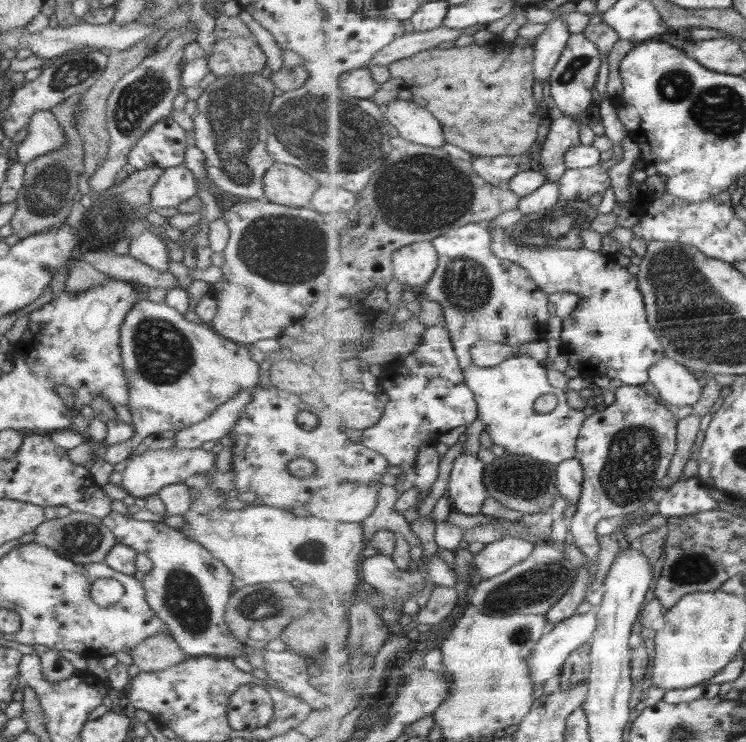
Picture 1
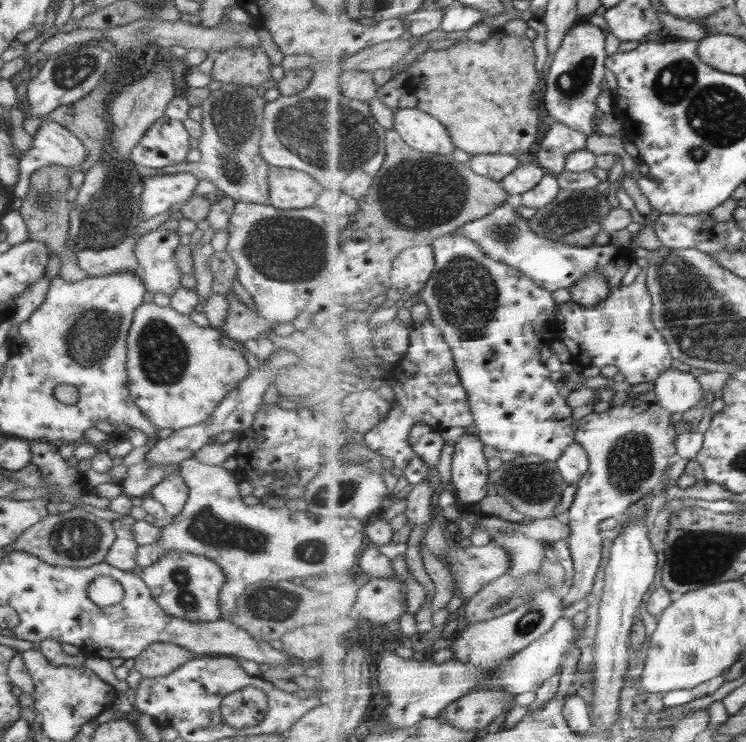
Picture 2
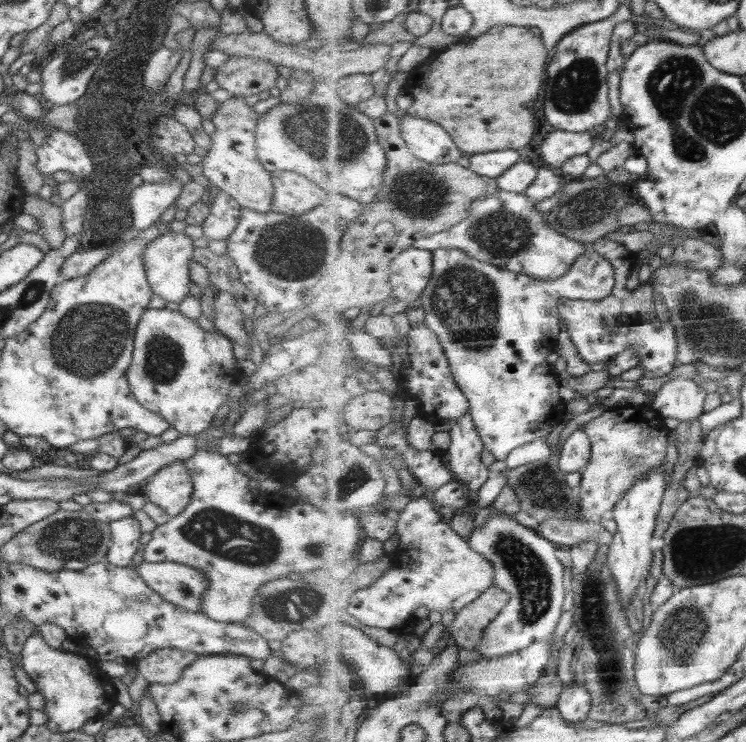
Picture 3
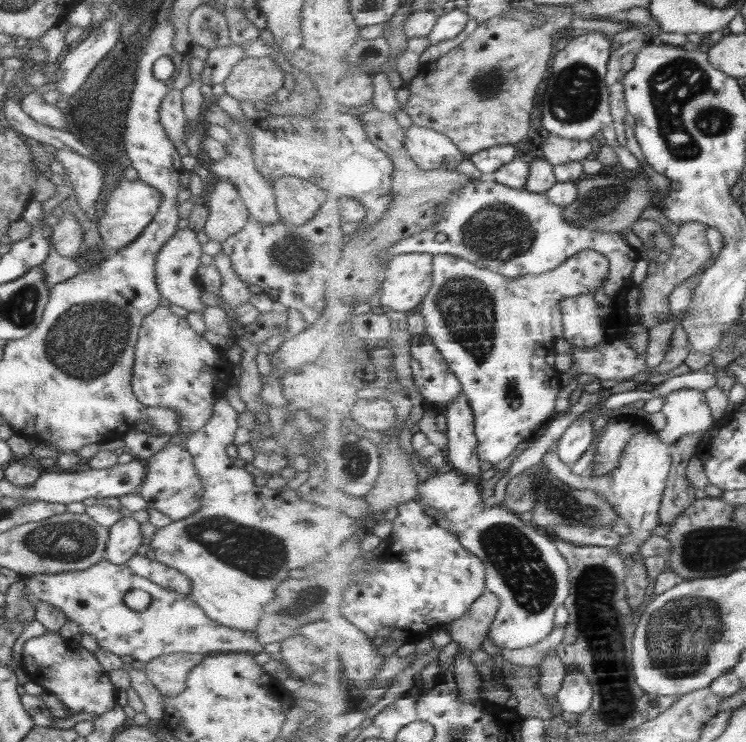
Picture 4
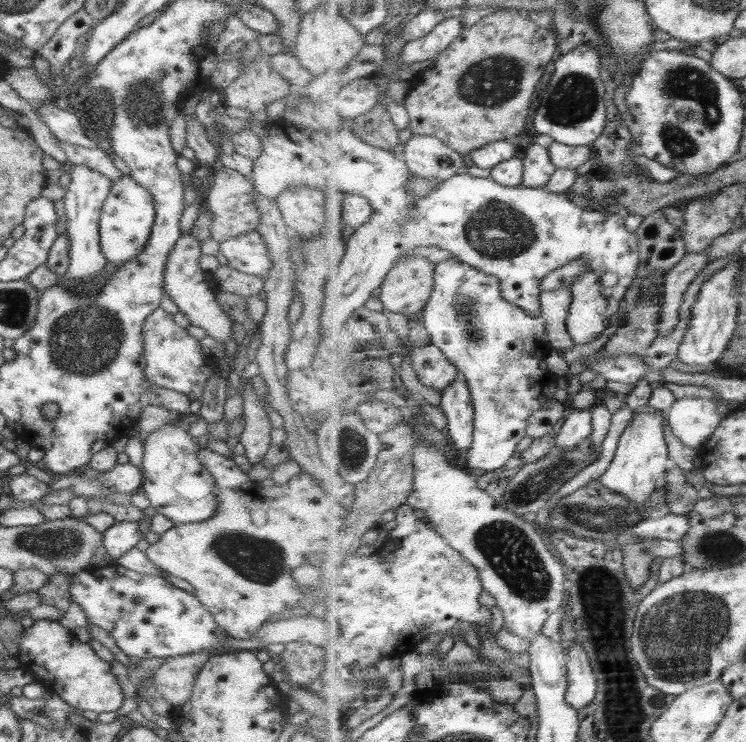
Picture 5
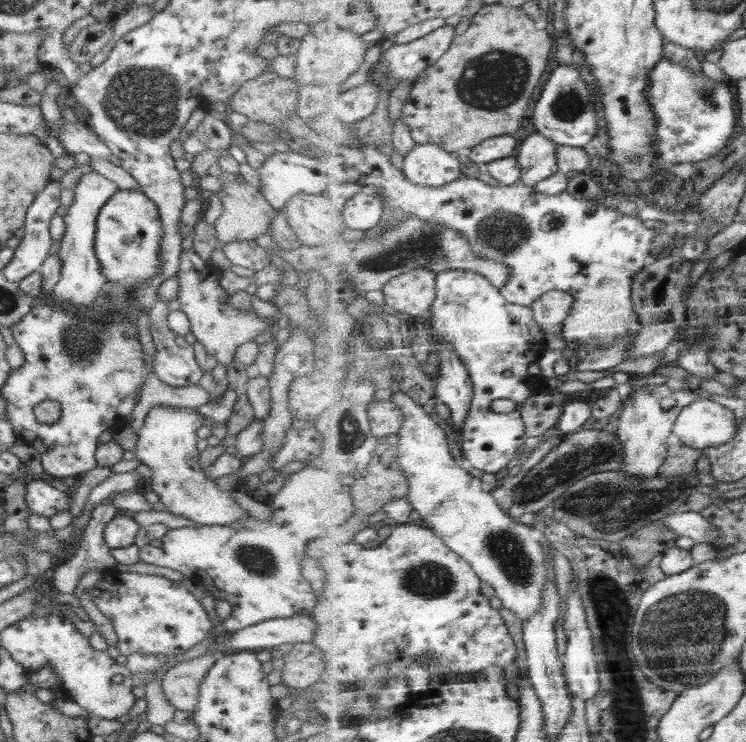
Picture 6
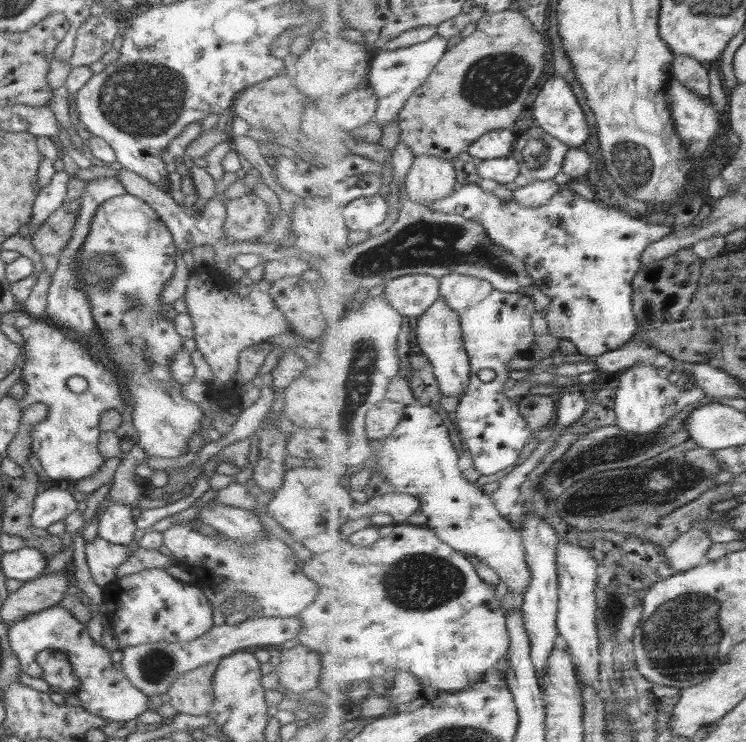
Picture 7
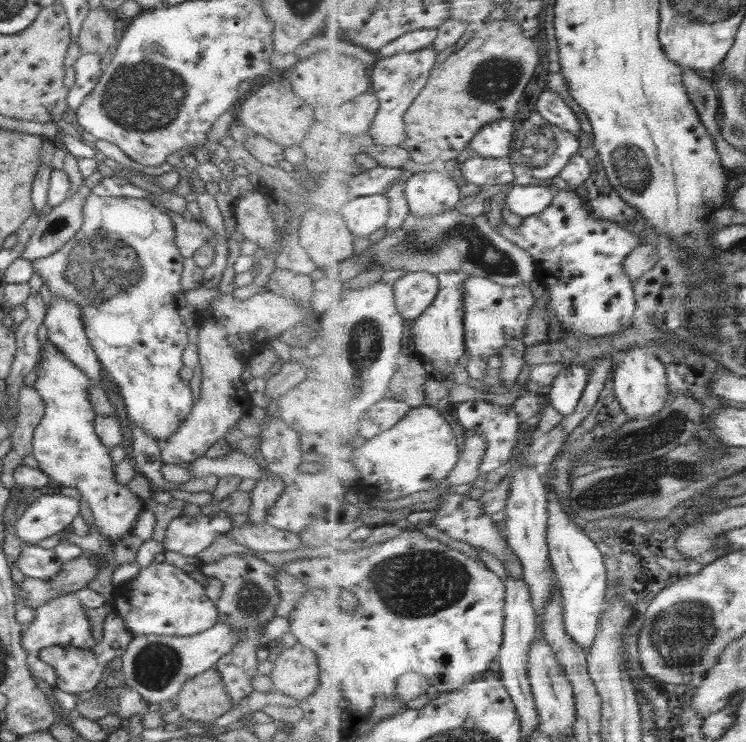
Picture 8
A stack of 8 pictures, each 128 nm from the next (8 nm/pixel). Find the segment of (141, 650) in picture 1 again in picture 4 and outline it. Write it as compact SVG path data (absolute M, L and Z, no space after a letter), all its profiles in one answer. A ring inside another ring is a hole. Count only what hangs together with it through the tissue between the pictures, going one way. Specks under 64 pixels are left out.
M186 653L157 656L146 663L144 671L150 682L165 696L178 696L186 688L186 678L204 656Z

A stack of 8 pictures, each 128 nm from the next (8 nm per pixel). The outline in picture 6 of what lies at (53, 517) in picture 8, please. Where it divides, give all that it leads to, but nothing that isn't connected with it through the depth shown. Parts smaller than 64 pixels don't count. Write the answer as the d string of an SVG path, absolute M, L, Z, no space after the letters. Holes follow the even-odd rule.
M44 480L28 482L26 503L34 514L50 518L56 512L70 510L71 502L65 492L56 489Z

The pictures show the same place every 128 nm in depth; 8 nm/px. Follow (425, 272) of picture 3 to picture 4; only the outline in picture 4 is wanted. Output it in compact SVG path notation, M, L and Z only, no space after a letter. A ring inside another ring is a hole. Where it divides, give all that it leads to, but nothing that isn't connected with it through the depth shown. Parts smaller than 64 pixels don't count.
M428 252L400 254L384 276L384 294L378 303L396 311L416 310L434 284L435 255Z

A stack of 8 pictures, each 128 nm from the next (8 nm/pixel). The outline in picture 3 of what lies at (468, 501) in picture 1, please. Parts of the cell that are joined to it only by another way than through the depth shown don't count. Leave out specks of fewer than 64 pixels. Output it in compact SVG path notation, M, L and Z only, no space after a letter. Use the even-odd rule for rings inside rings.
M471 412L454 422L451 436L453 443L449 449L448 466L468 489L480 492L492 473L482 462L486 444Z

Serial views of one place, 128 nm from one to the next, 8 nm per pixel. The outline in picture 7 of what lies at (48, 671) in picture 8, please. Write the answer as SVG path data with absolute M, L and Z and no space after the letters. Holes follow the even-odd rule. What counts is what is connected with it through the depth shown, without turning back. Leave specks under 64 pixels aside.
M63 607L42 610L41 615L29 616L26 621L17 621L8 630L10 647L18 656L20 667L24 673L34 678L42 679L42 670L36 661L36 654L41 650L57 650L68 653L68 659L74 667L74 673L80 677L77 696L82 702L82 708L92 714L116 722L128 722L138 718L148 710L150 699L148 695L138 690L122 670L113 667L111 653L88 635L86 623L79 622Z

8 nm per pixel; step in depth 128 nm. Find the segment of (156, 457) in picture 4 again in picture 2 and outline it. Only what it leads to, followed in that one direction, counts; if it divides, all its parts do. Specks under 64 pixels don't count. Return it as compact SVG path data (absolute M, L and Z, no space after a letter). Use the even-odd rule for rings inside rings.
M170 474L158 481L158 484L152 487L148 496L154 498L165 507L165 511L172 516L180 514L183 506L186 504L189 488L184 478L178 474Z

